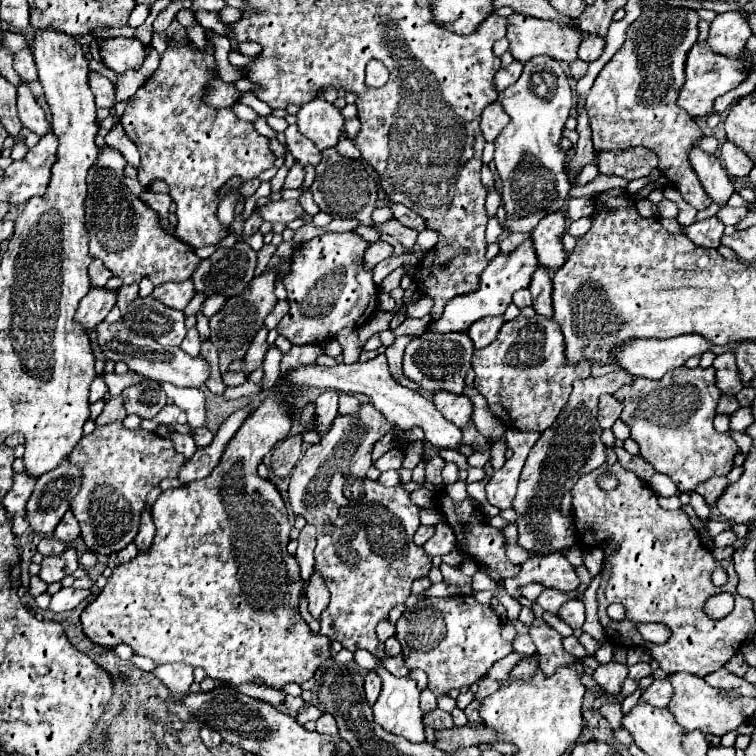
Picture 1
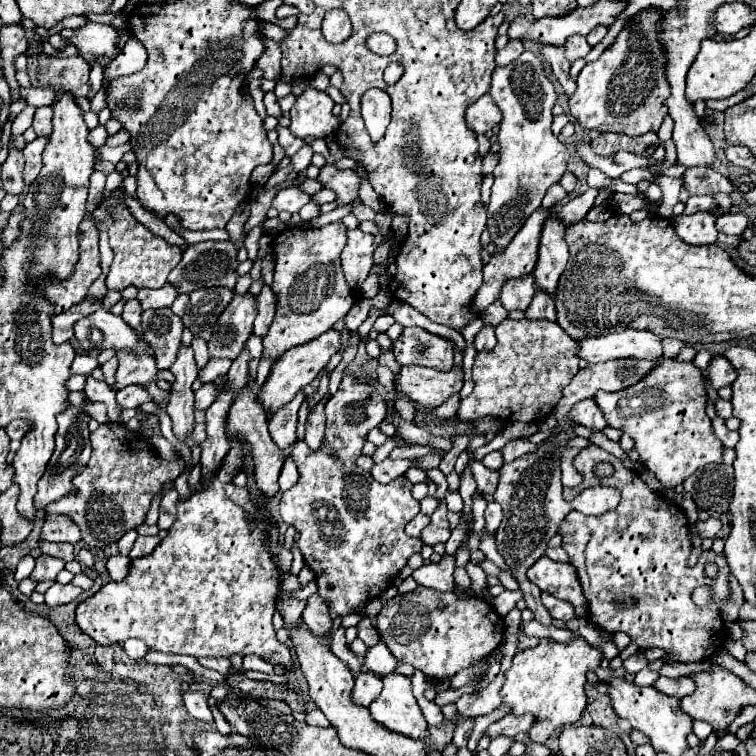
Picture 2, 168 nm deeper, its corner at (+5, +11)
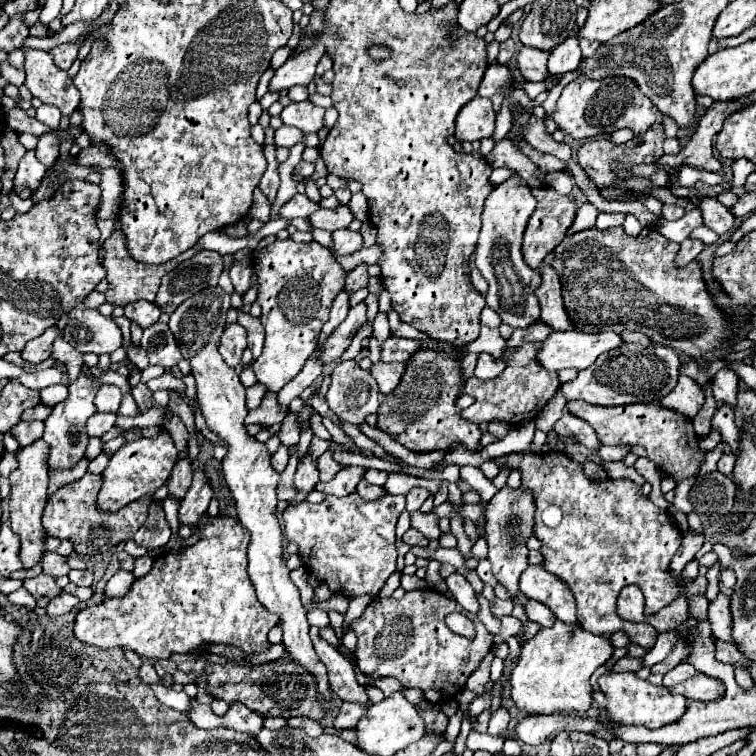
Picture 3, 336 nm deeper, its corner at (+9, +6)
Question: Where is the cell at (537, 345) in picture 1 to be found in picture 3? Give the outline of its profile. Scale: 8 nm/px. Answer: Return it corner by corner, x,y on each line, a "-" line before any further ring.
526,342
520,348
506,346
506,350
502,354
506,368
500,376
496,376
492,380
480,380
480,378
472,376
464,382
464,392
474,396
476,402
472,406
464,408
460,412
460,416
464,420
474,422
474,424
502,420
502,422
516,426
516,424
522,424
526,420
534,420
538,416
538,412
550,402
550,398
560,388
558,372
550,372
538,364
536,356
540,350
542,350
542,342

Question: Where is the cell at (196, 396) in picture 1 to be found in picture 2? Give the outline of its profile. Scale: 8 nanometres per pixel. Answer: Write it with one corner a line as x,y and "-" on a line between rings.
78,355
72,363
72,369
70,373
82,373
82,375
90,375
94,369
96,369
96,359
90,357
90,355

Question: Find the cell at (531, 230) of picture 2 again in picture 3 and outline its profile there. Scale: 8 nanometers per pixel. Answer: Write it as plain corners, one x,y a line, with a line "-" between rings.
550,186
542,188
542,196
538,196
538,206
528,220
522,242
522,256
530,268
538,268
542,258
562,242
574,216
576,204
570,196
560,196

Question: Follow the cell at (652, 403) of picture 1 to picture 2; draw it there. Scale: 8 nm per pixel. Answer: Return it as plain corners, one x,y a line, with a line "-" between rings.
664,359
634,387
616,393
598,391
594,401
604,413
608,427
620,429
636,441
634,447
640,453
640,461
666,489
674,489
684,483
704,465
722,463
724,447
706,417
704,377
694,363

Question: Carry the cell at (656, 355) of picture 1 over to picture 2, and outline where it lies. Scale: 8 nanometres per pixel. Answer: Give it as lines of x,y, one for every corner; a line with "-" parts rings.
626,329
622,333
608,333
602,337
586,337
578,343
578,357
588,363
600,363
608,359
660,359
662,339
650,331

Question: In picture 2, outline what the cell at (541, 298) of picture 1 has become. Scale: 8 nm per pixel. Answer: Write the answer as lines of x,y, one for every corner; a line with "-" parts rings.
538,291
538,293
534,295
532,305
530,305
530,307
528,307
528,311
524,313
524,317
526,317
526,319
532,319
532,321
536,321
536,319
556,321
556,307
554,307
554,299
552,299
548,293

